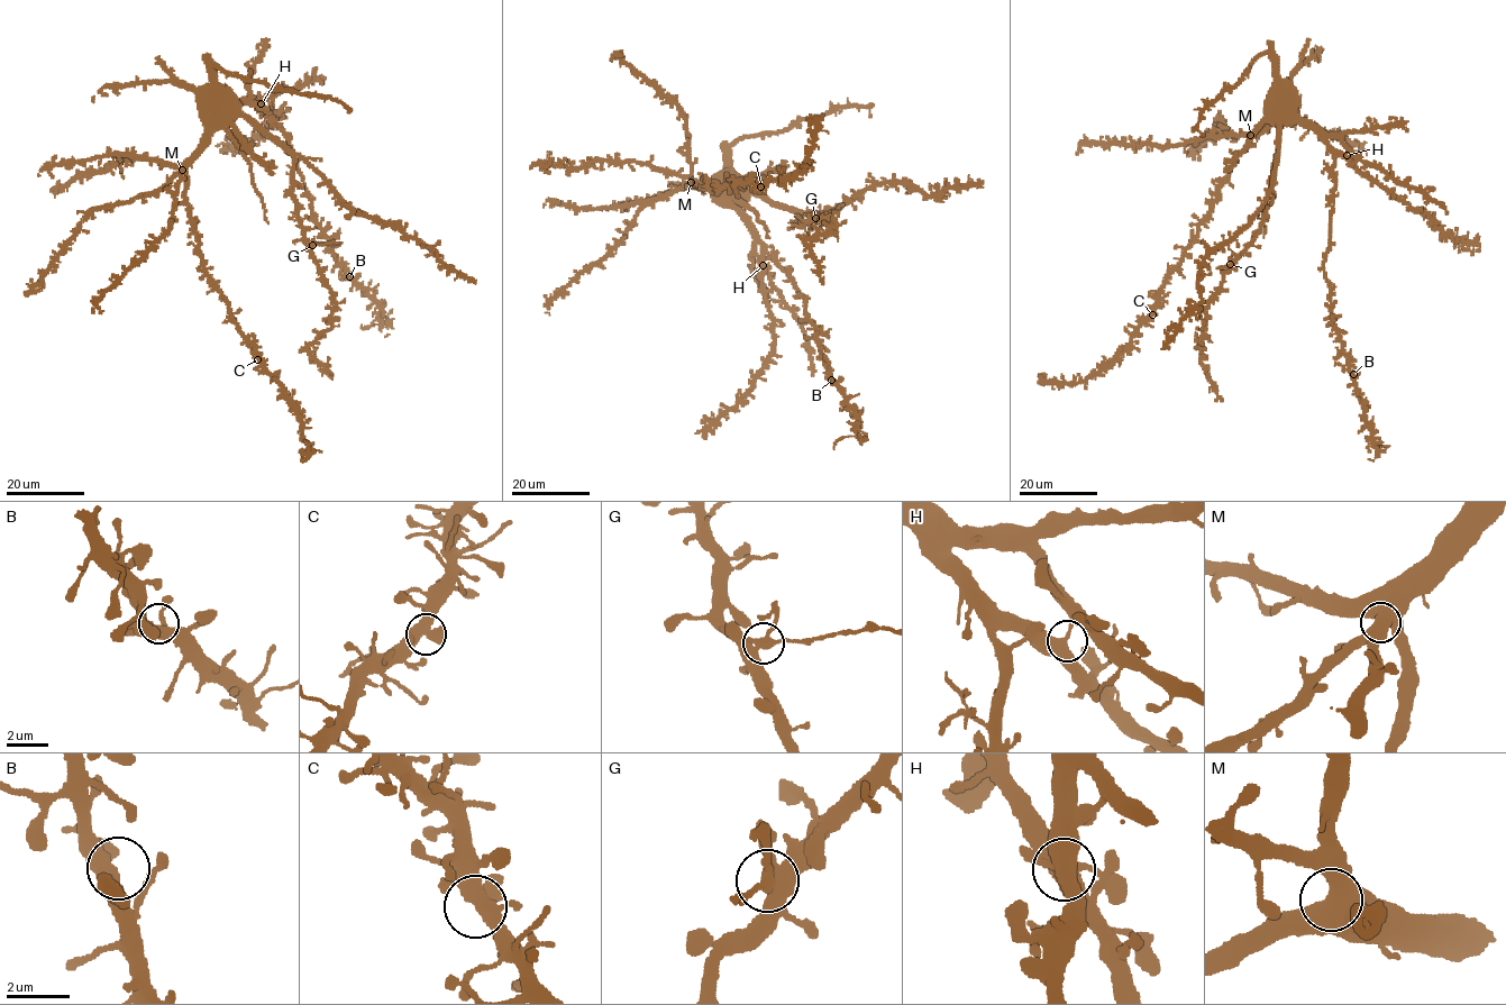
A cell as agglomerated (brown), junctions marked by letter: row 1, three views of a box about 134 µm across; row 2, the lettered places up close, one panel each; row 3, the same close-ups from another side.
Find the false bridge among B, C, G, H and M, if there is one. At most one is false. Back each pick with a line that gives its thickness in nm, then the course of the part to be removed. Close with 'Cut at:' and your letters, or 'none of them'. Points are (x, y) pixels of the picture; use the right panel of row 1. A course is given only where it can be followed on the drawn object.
G: 300 nm | (1230, 264), (1215, 268)
Cut at: G

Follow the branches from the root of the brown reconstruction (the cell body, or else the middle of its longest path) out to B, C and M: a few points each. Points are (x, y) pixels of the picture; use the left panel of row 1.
B: (219, 124), (227, 110), (245, 101), (267, 113), (288, 139), (328, 250), (349, 276)
C: (219, 124), (185, 168), (184, 198), (198, 233), (201, 265), (257, 359)
M: (219, 124), (182, 170)

